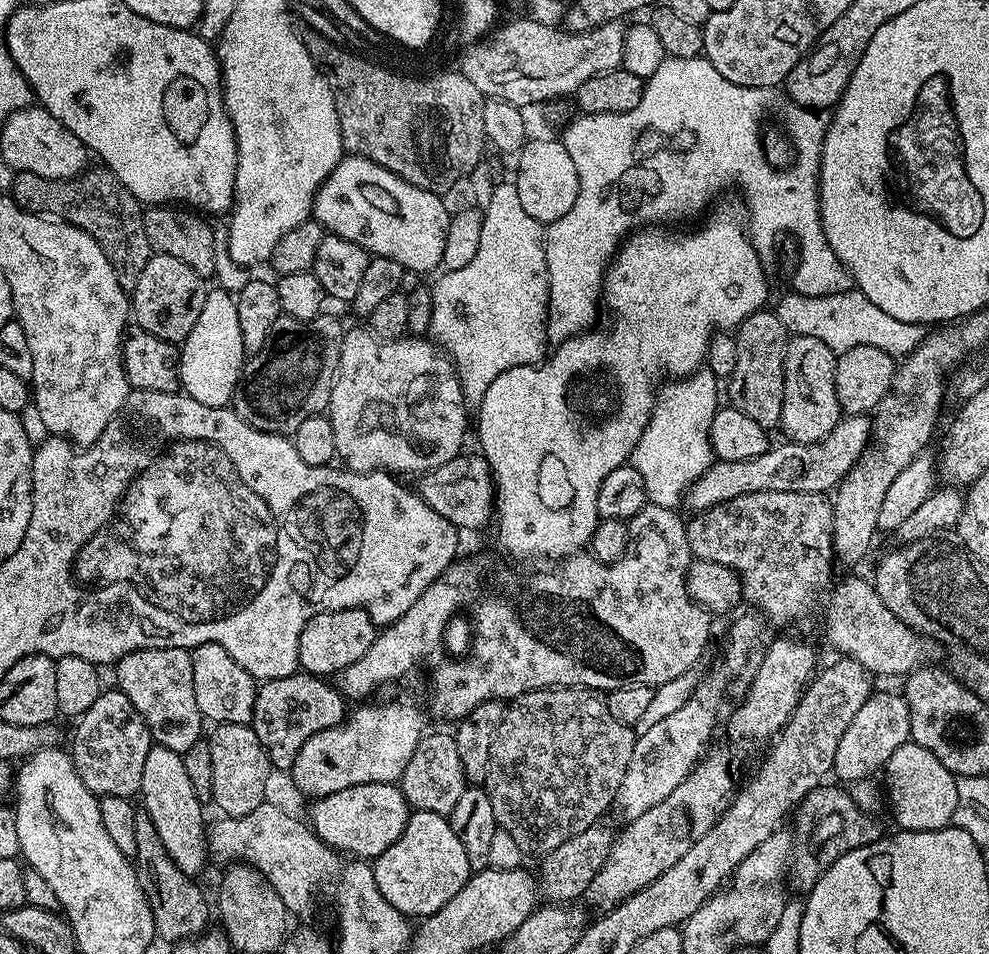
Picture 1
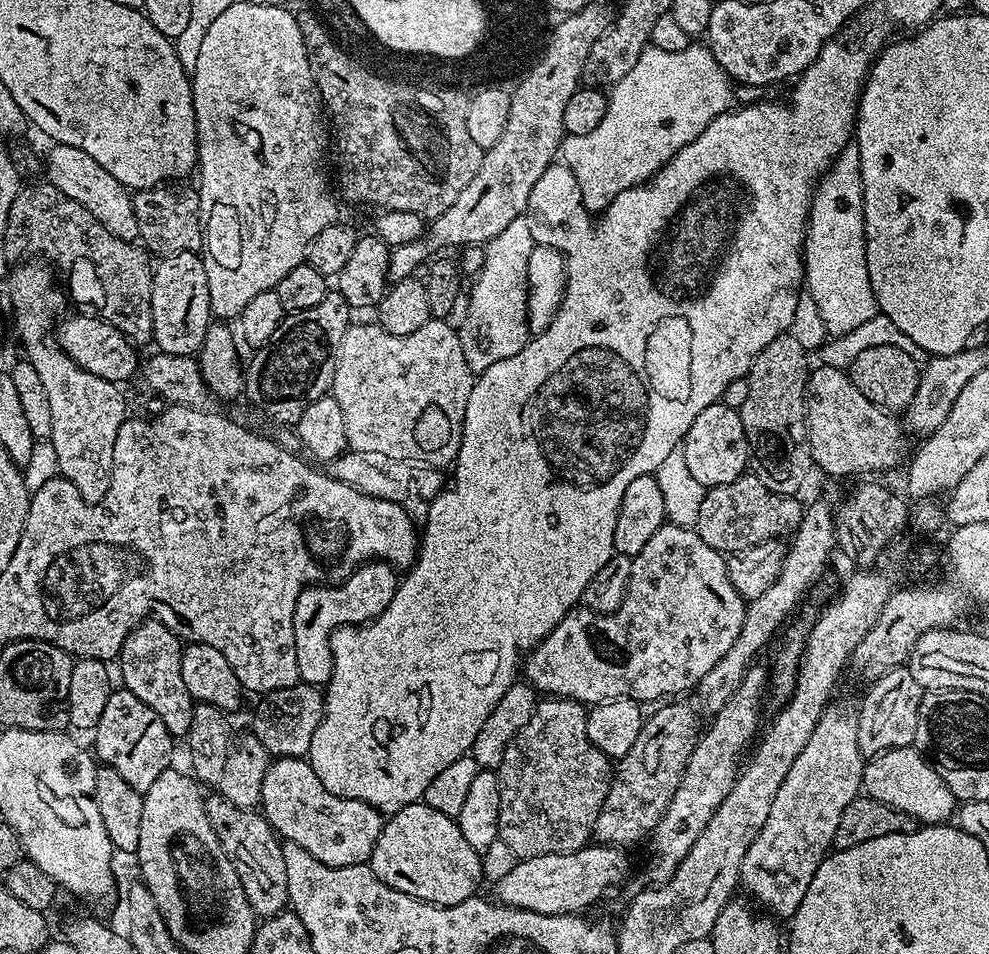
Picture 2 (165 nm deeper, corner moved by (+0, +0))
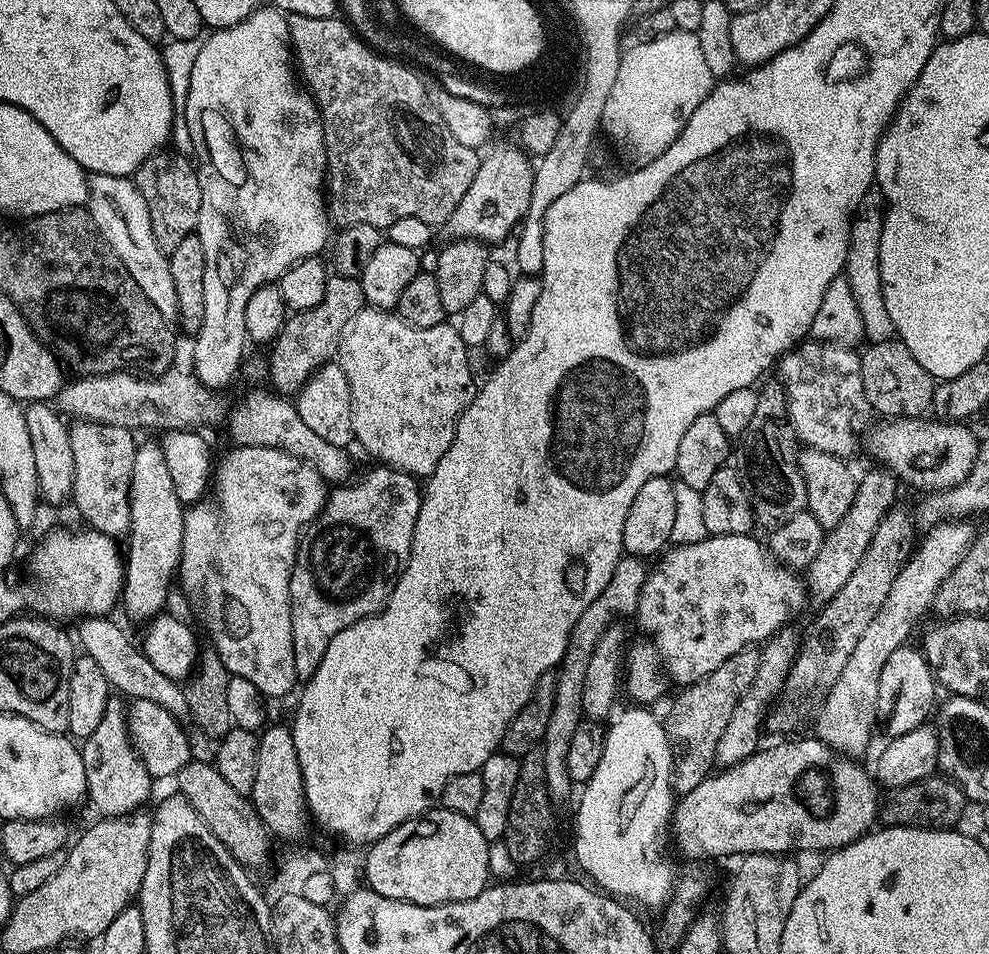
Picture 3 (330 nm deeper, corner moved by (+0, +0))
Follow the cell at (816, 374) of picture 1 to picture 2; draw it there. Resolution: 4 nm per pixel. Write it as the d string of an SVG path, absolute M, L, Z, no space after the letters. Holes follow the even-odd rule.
M826 364L813 367L808 374L806 389L806 426L812 463L828 476L848 476L854 472L884 472L900 460L904 452L905 429L891 411L879 408L858 386L854 386L851 375L843 368L831 368Z

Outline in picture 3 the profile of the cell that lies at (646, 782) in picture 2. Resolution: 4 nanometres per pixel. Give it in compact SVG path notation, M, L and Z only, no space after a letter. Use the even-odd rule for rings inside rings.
M755 647L743 648L734 658L726 658L718 670L706 674L695 684L687 685L666 712L666 727L674 745L674 788L683 794L694 790L713 775L718 761L716 751L722 733L730 723L730 716L738 702L748 693L754 678L758 678L762 656Z

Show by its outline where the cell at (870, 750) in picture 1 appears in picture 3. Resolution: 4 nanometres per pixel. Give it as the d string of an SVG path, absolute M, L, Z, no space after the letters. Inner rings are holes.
M905 646L894 650L894 654L890 654L887 659L886 666L882 666L876 710L879 719L884 719L884 724L888 727L889 737L901 736L925 723L932 712L936 692L938 693L934 669L928 665L927 656L919 647L912 647Z

